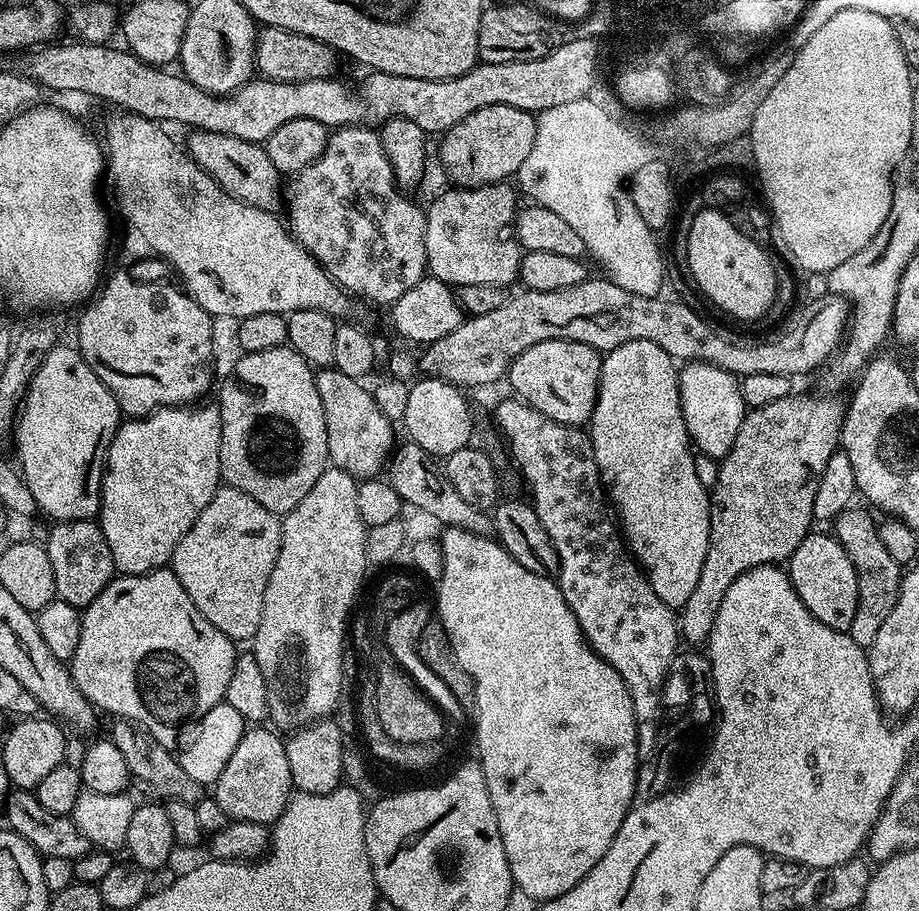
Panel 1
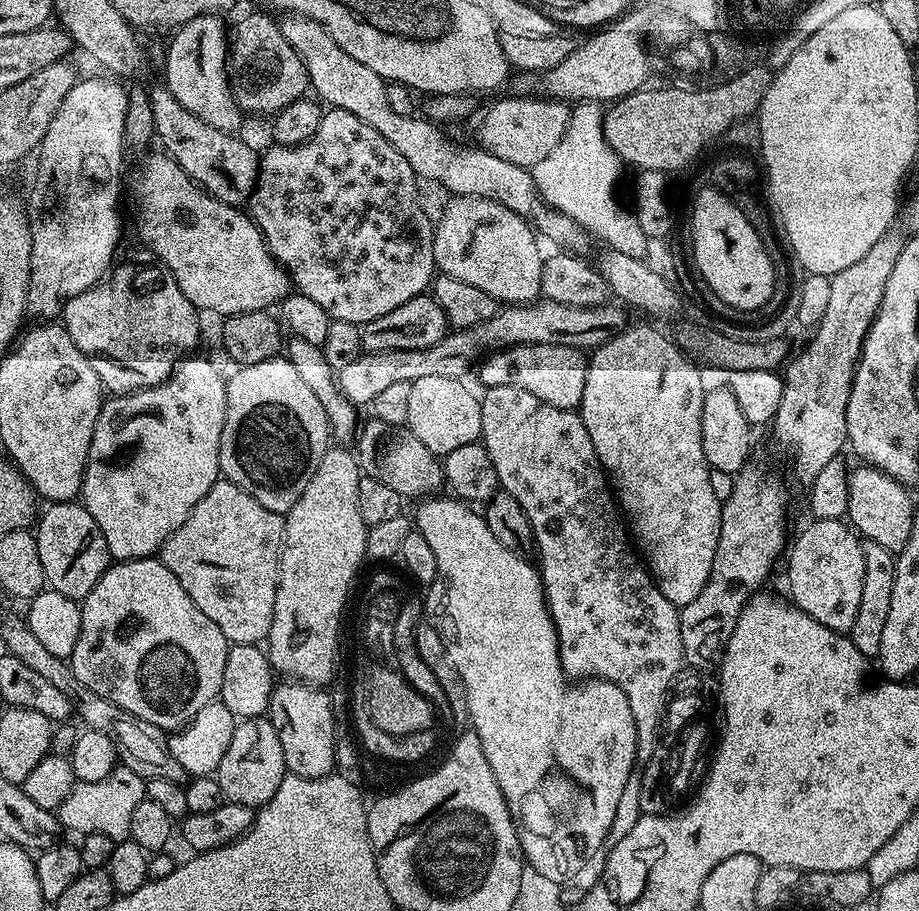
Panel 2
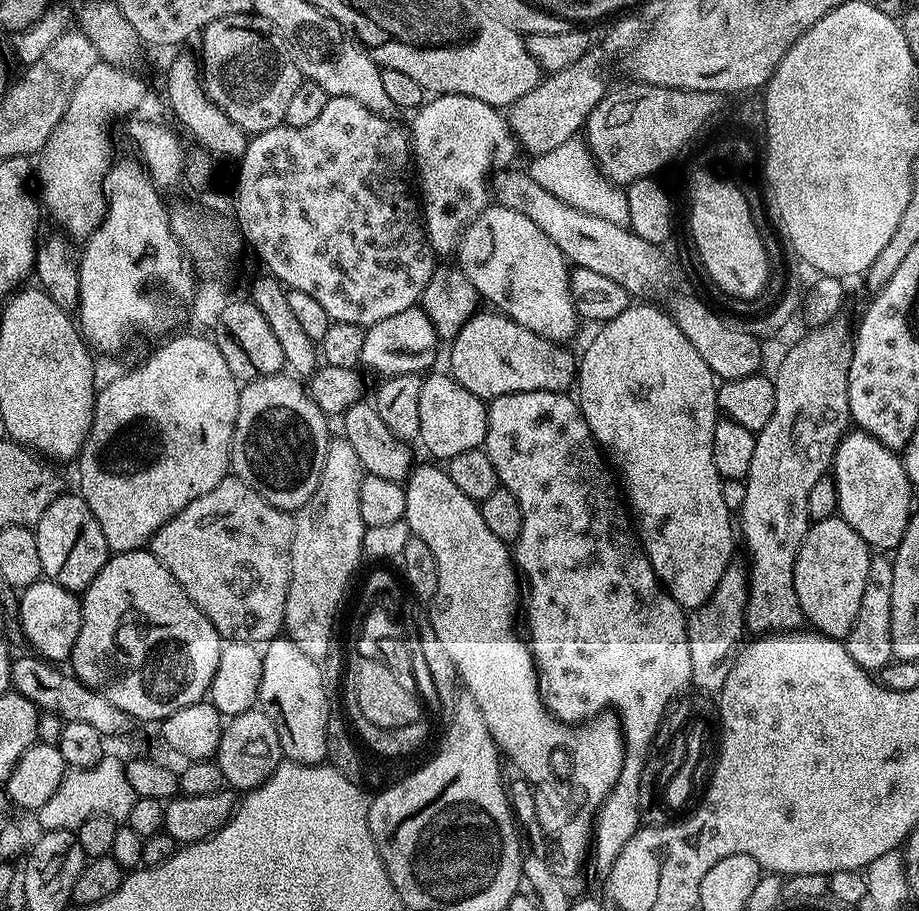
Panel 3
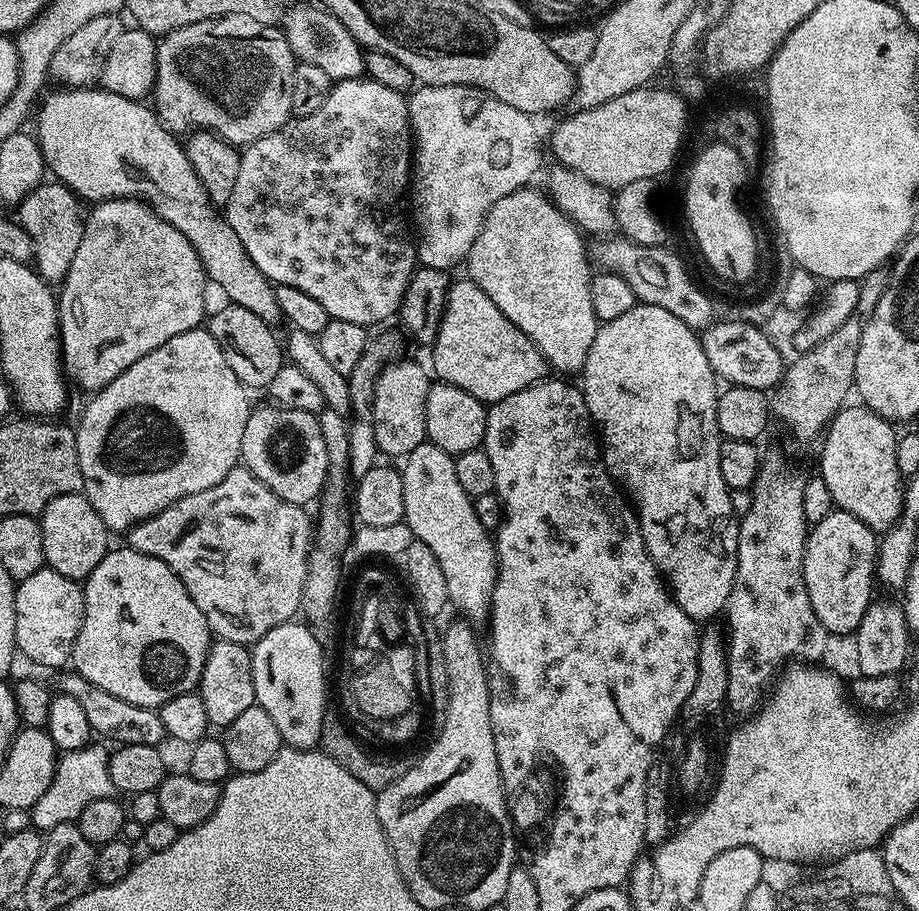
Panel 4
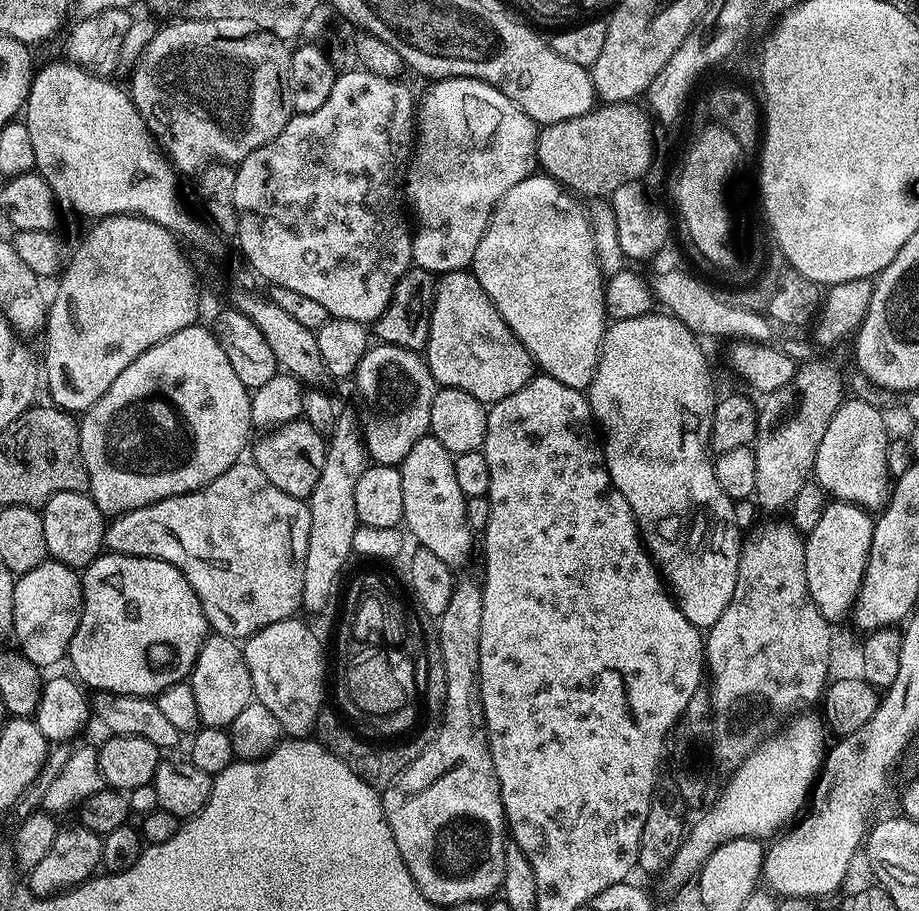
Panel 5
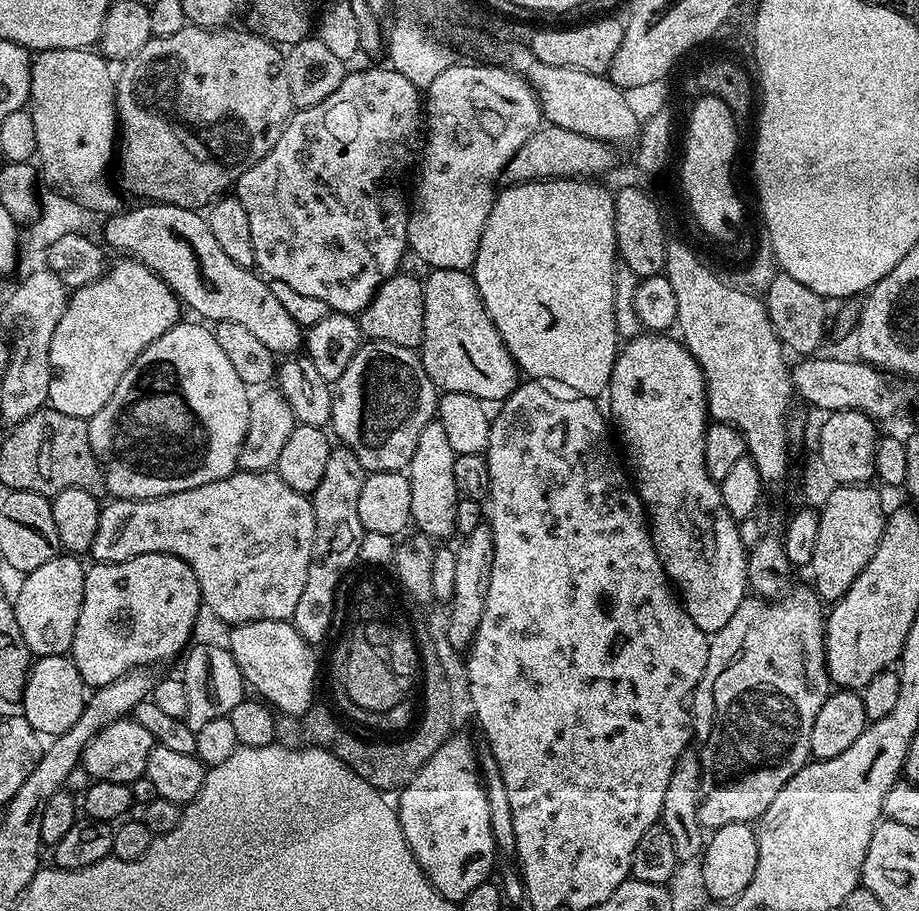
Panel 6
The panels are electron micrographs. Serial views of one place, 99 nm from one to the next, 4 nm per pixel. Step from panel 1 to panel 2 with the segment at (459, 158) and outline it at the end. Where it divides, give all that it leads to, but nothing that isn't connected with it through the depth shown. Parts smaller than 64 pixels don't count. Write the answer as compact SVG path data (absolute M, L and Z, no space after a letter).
M508 96L505 100L490 105L488 117L480 124L479 147L498 158L504 158L506 162L514 162L514 166L522 166L529 170L538 162L542 162L542 158L546 158L546 154L550 154L550 150L554 150L554 146L558 146L558 142L562 140L562 134L566 132L568 125L570 108L563 100L540 96Z

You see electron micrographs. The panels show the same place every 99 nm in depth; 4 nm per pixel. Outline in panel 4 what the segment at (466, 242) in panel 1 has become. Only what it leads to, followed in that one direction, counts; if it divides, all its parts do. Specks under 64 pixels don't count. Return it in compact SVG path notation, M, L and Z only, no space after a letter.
M532 186L518 189L514 193L510 193L508 197L502 198L497 204L489 210L484 225L481 226L481 232L474 240L474 244L469 251L466 259L466 267L468 266L467 275L482 290L486 290L486 294L490 298L490 302L494 302L494 306L498 306L498 310L502 310L502 314L506 314L506 318L510 318L510 322L514 322L514 326L518 326L518 330L522 330L522 334L526 334L534 342L534 346L538 346L538 350L547 360L549 369L558 371L560 374L568 374L564 372L579 373L586 362L587 354L590 353L591 343L594 342L597 332L598 321L596 311L594 310L594 302L592 301L592 278L594 268L588 265L588 252L584 249L585 237L582 235L581 229L577 228L572 220L563 210L557 208L543 191L535 192Z

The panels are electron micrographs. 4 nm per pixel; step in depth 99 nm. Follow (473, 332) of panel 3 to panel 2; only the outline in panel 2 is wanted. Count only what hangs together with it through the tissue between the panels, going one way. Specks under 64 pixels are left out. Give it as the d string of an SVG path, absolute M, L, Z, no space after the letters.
M513 344L483 357L480 380L484 388L518 386L518 390L527 390L534 398L550 402L550 406L576 410L582 402L582 390L586 390L588 363L589 357L578 348L561 344Z

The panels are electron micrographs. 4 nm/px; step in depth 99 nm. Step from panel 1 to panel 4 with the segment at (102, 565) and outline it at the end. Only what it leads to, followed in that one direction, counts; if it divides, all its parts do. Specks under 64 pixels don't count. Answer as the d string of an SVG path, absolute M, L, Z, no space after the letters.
M79 492L54 498L54 502L46 506L39 521L44 563L47 567L58 570L58 574L66 574L66 578L77 582L87 580L94 566L98 566L98 562L102 562L102 558L110 550L107 526L102 518L98 518L98 510L94 510L88 497Z

